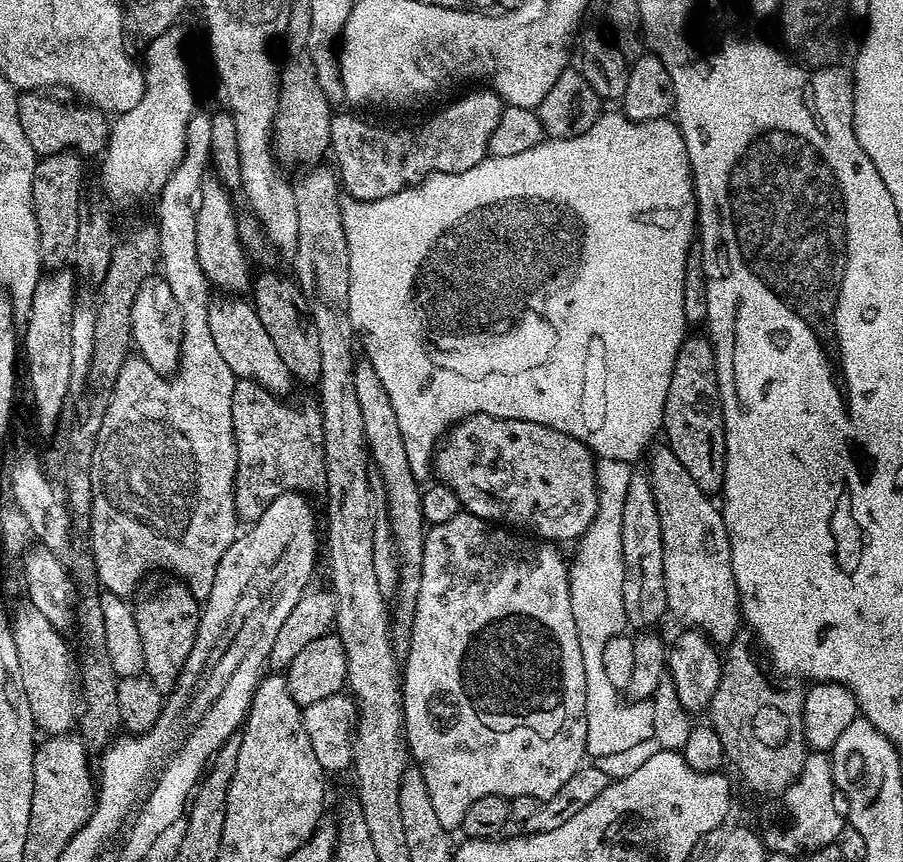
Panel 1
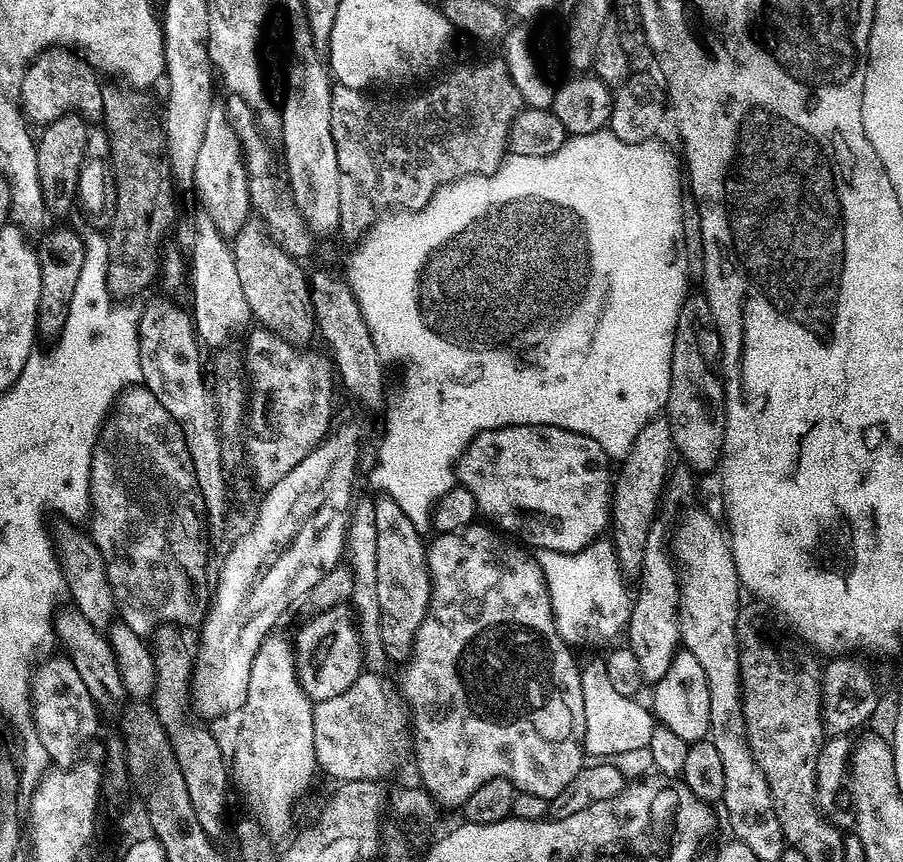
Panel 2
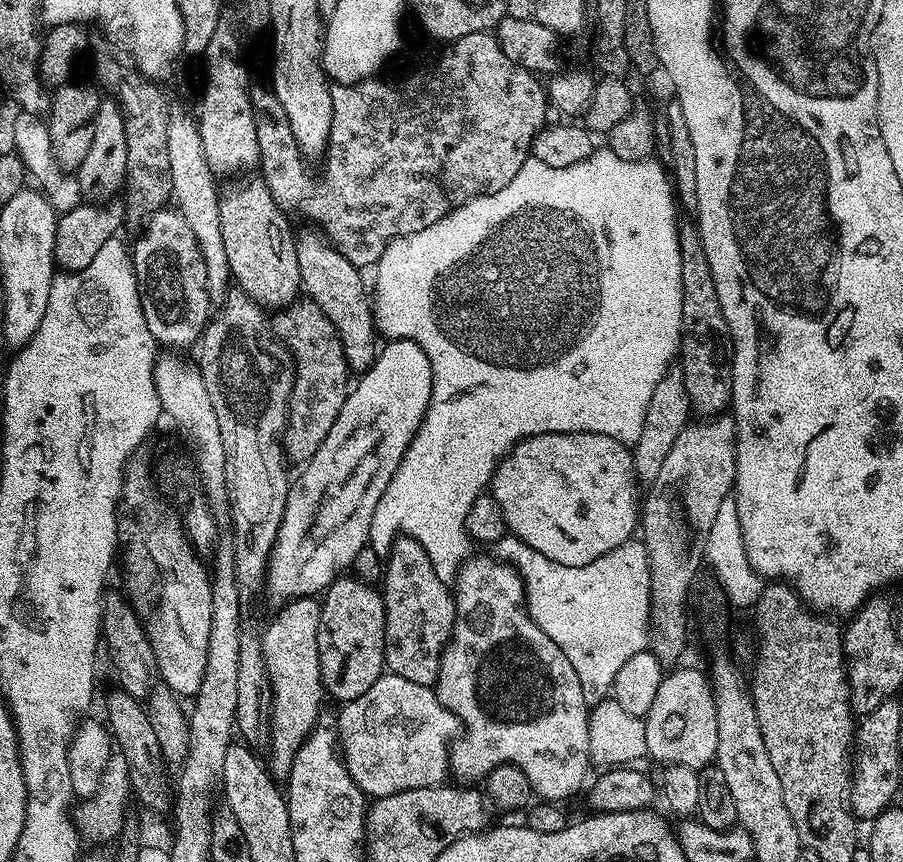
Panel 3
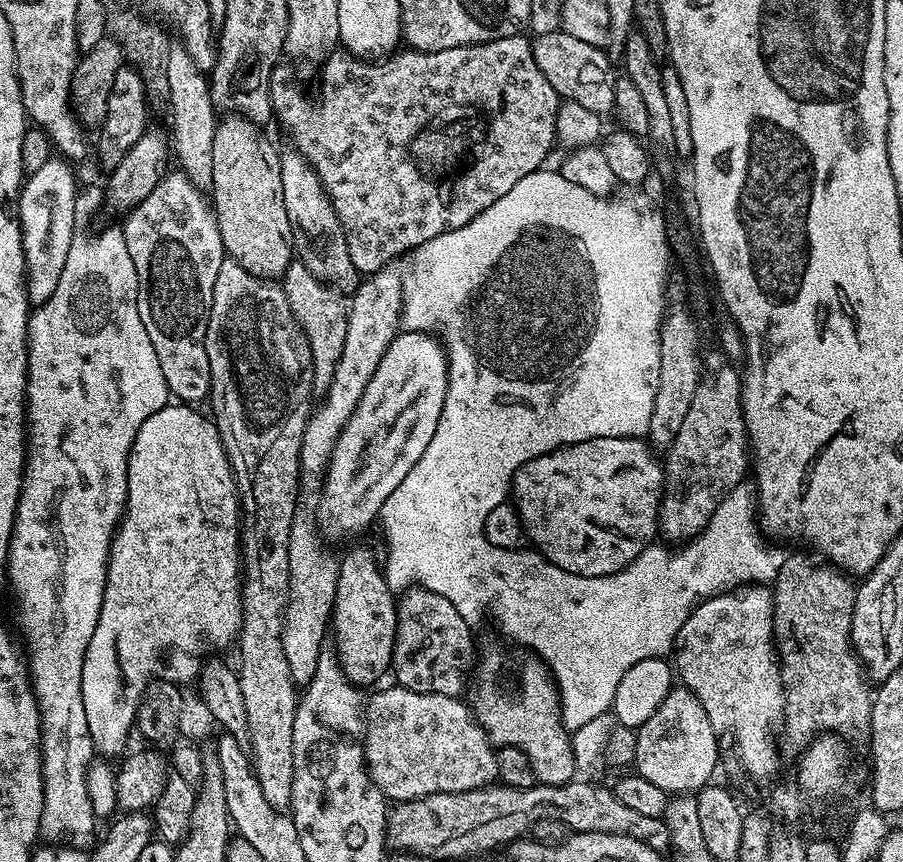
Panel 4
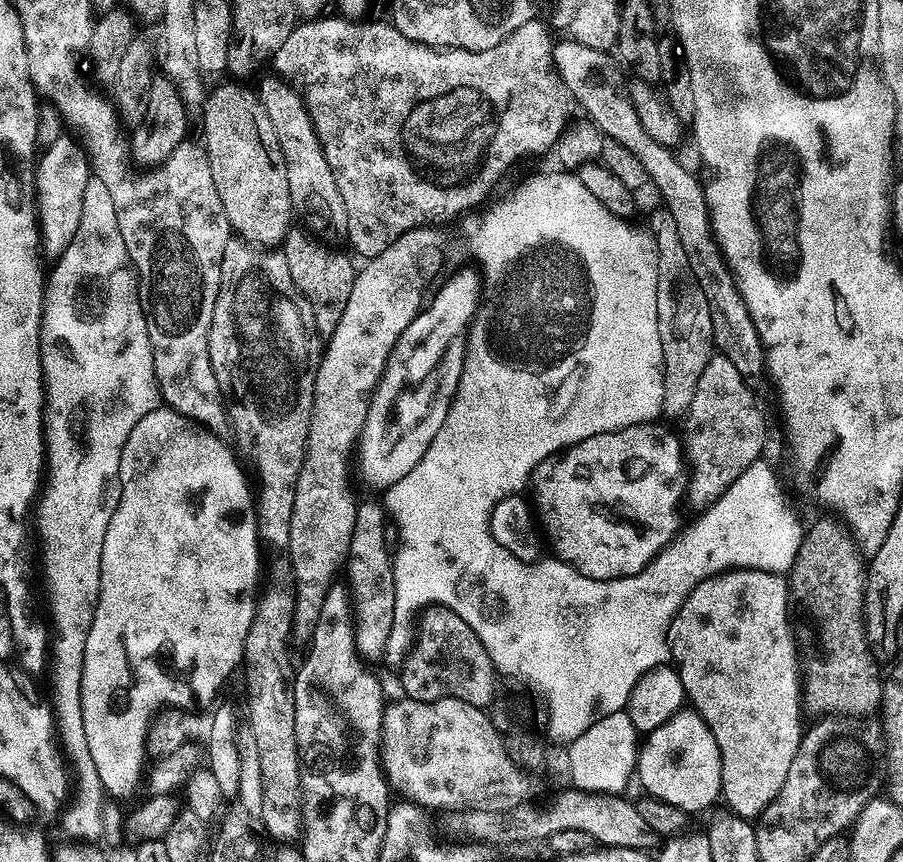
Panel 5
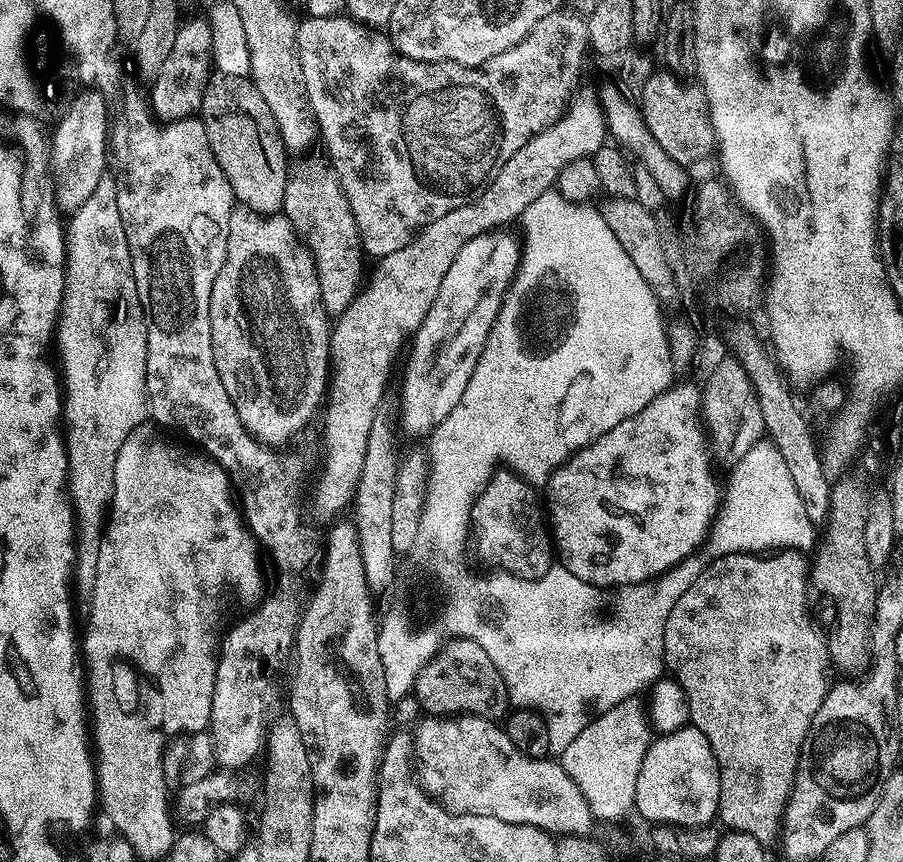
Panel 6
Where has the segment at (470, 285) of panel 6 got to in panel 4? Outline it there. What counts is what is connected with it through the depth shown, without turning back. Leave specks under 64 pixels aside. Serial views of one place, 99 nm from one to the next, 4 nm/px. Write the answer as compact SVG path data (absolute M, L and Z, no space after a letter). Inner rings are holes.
M400 330L390 342L378 370L366 382L356 409L336 439L323 473L320 520L325 533L360 532L379 517L386 498L406 478L434 438L448 385L448 356L431 331Z

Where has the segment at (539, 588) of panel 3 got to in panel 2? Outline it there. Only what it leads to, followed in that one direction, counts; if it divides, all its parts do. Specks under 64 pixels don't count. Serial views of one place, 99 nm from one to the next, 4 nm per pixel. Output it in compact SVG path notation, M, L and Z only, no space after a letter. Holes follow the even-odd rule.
M597 539L581 552L544 554L539 557L539 561L552 594L552 613L556 615L556 625L569 645L576 646L579 640L586 639L591 632L605 632L612 636L627 625L632 600L624 585L625 577L616 560L615 547L607 539Z

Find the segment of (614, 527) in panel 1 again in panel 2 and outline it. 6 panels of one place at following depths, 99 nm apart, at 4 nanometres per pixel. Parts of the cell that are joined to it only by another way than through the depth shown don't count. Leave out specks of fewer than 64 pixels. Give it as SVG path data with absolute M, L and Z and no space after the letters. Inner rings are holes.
M599 660L583 661L580 670L582 682L582 706L586 710L586 730L584 731L584 750L592 758L616 758L627 752L643 753L650 742L654 727L654 716L638 699L626 694L618 694L607 674L607 662Z

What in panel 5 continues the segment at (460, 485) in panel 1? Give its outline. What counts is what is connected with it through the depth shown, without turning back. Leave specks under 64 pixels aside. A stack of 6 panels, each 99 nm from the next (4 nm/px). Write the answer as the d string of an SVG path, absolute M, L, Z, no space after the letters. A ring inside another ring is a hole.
M649 422L646 424L635 424L626 426L622 430L614 430L606 434L594 434L594 438L586 438L578 442L573 448L565 448L563 452L547 456L541 464L536 467L534 473L534 488L536 484L536 504L534 512L538 517L539 527L543 535L552 543L555 559L563 560L578 574L595 580L613 580L614 578L626 578L636 576L658 553L663 551L672 540L675 540L681 531L680 524L680 503L683 505L686 500L686 489L688 487L689 473L686 471L686 457L682 447L682 440L676 436L661 422Z

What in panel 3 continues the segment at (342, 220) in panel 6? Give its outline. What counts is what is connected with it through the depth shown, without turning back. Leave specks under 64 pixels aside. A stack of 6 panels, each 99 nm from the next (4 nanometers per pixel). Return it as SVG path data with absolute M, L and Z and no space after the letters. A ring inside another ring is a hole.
M297 298L283 309L282 316L288 323L288 336L296 340L290 344L294 353L294 379L292 382L292 401L288 404L288 425L284 428L282 447L289 457L299 462L307 461L320 449L326 434L330 434L330 426L334 426L334 418L342 410L342 402L350 391L350 369L344 357L344 347L326 314L309 298Z

